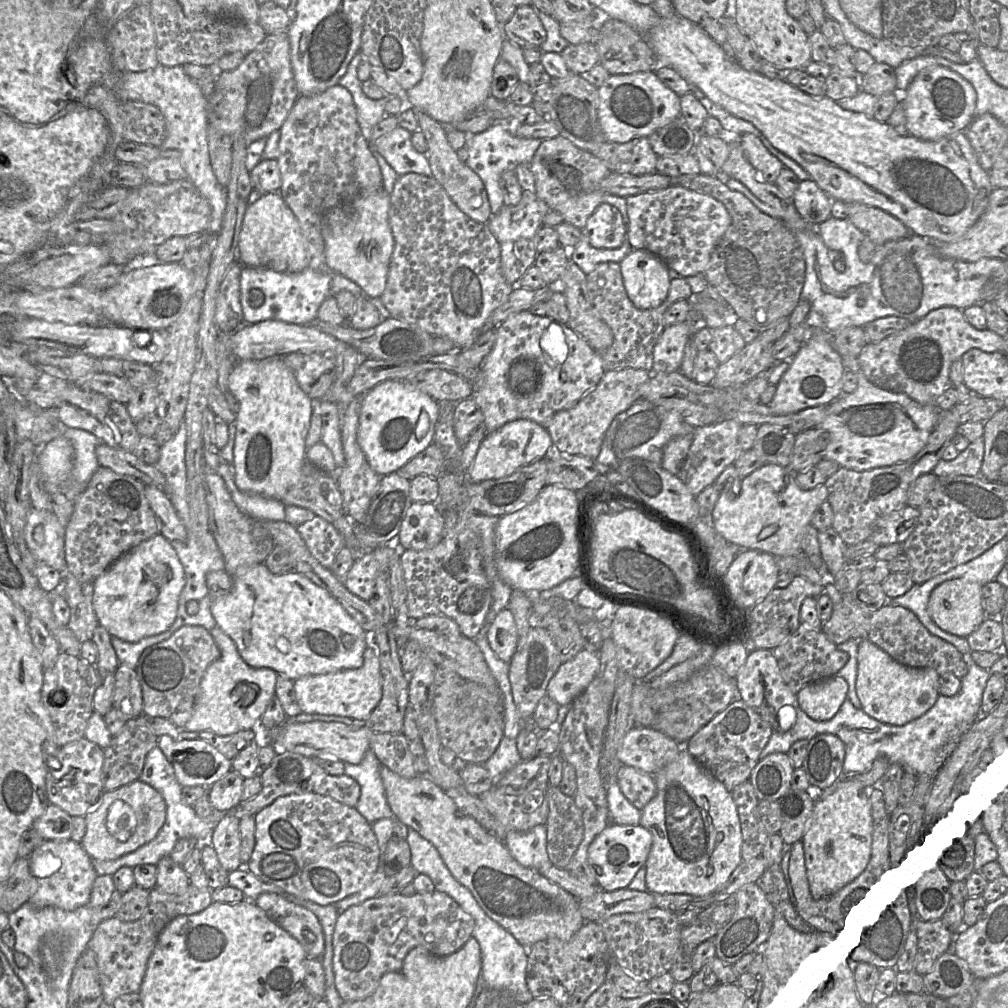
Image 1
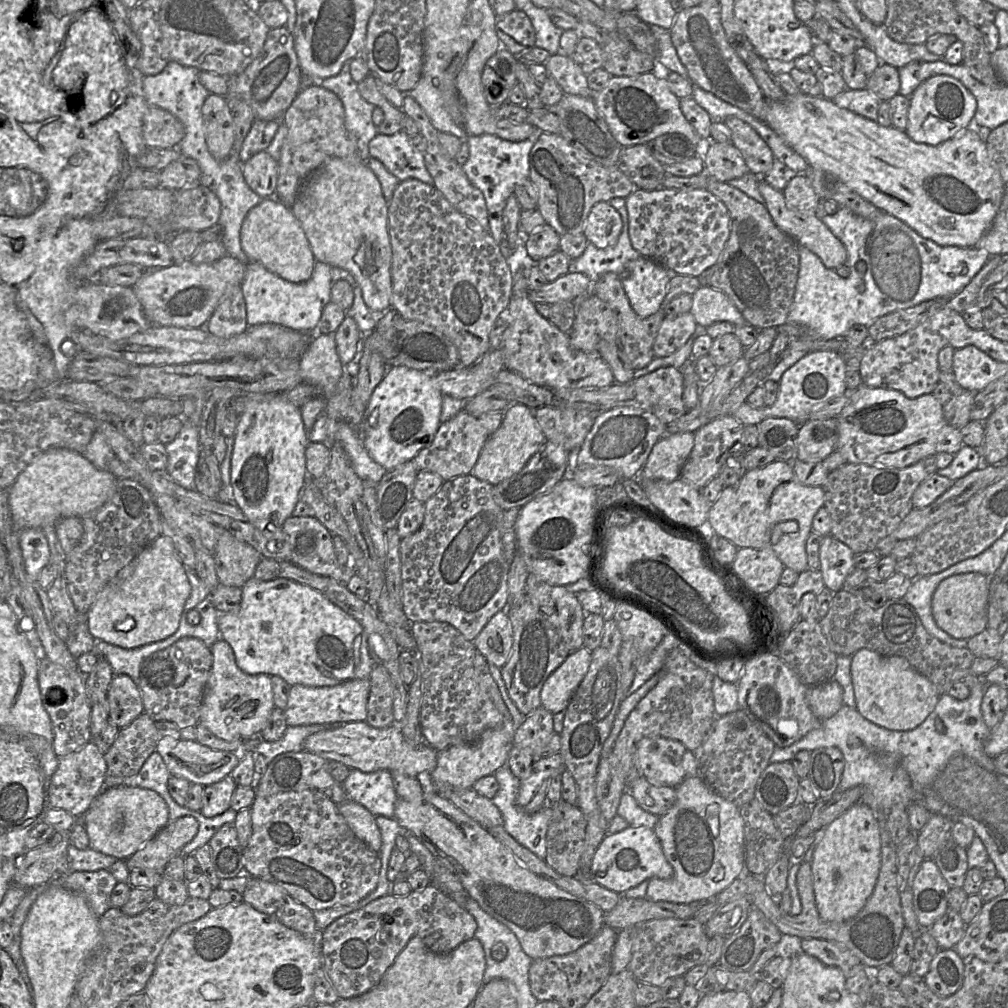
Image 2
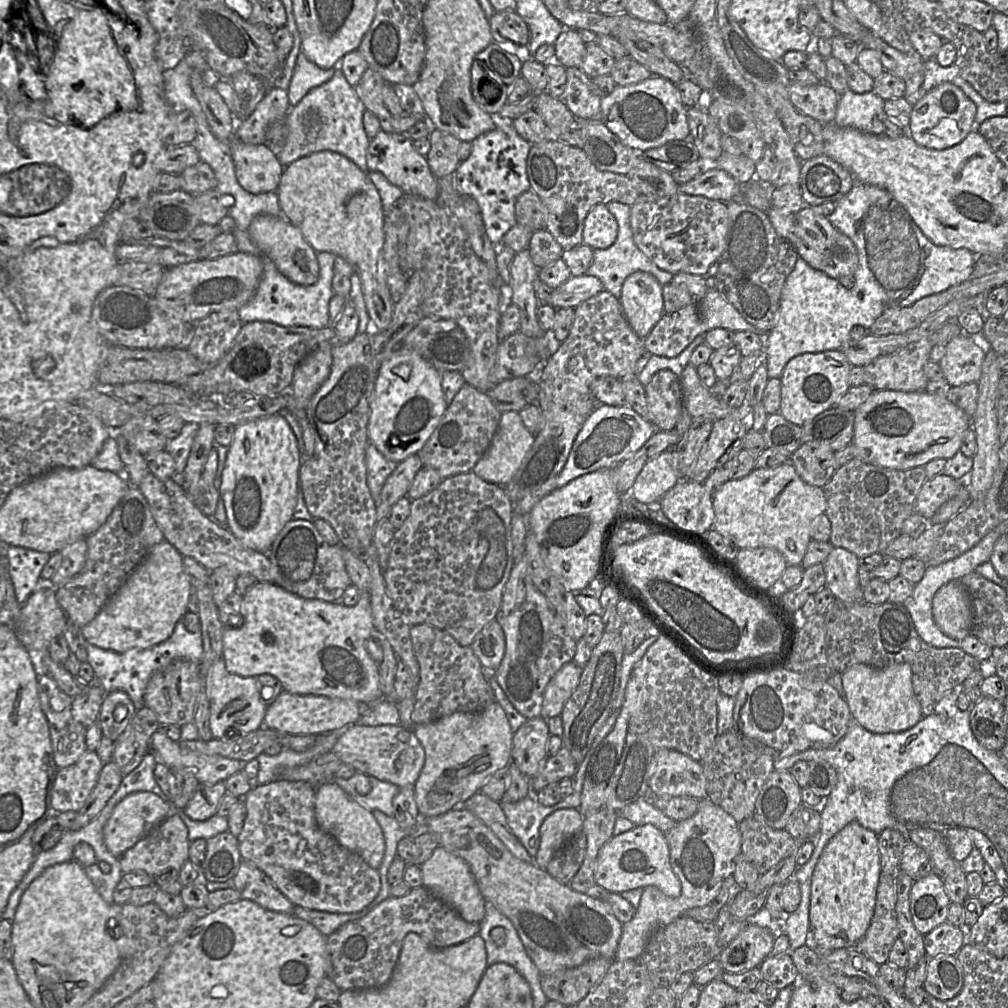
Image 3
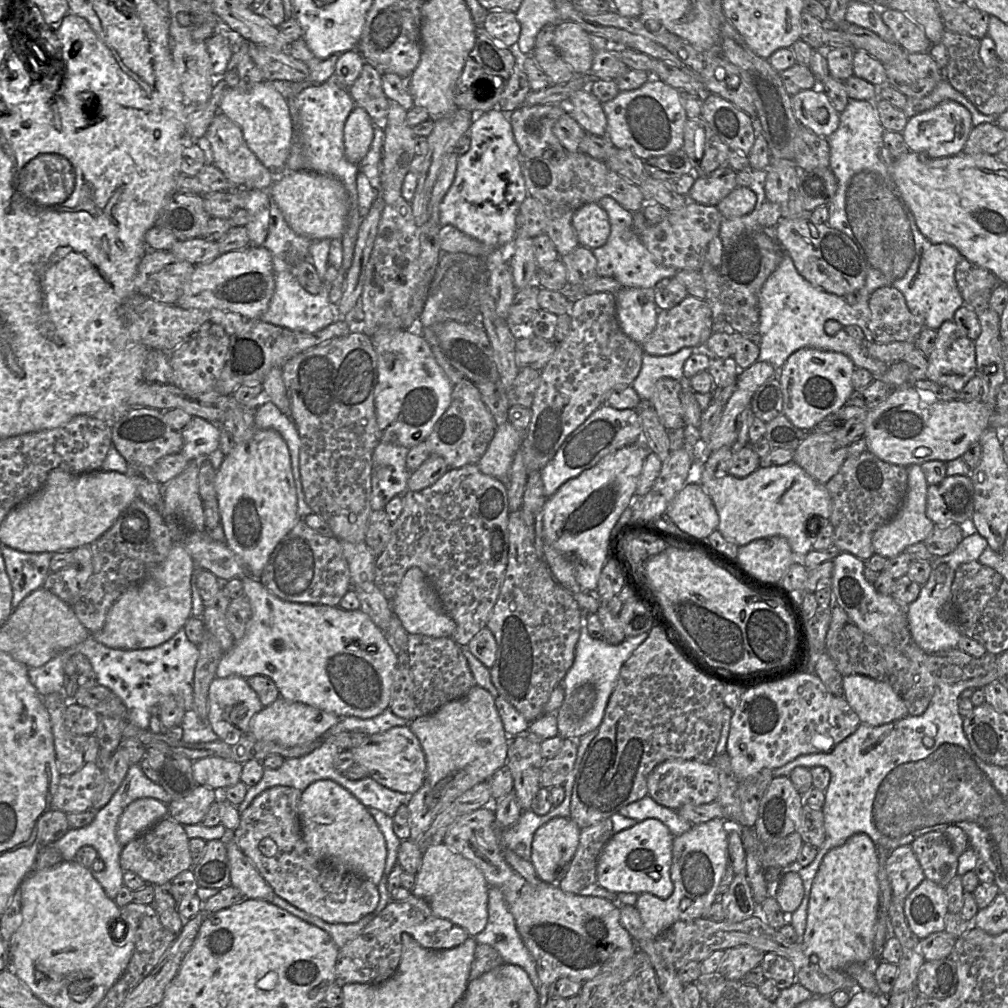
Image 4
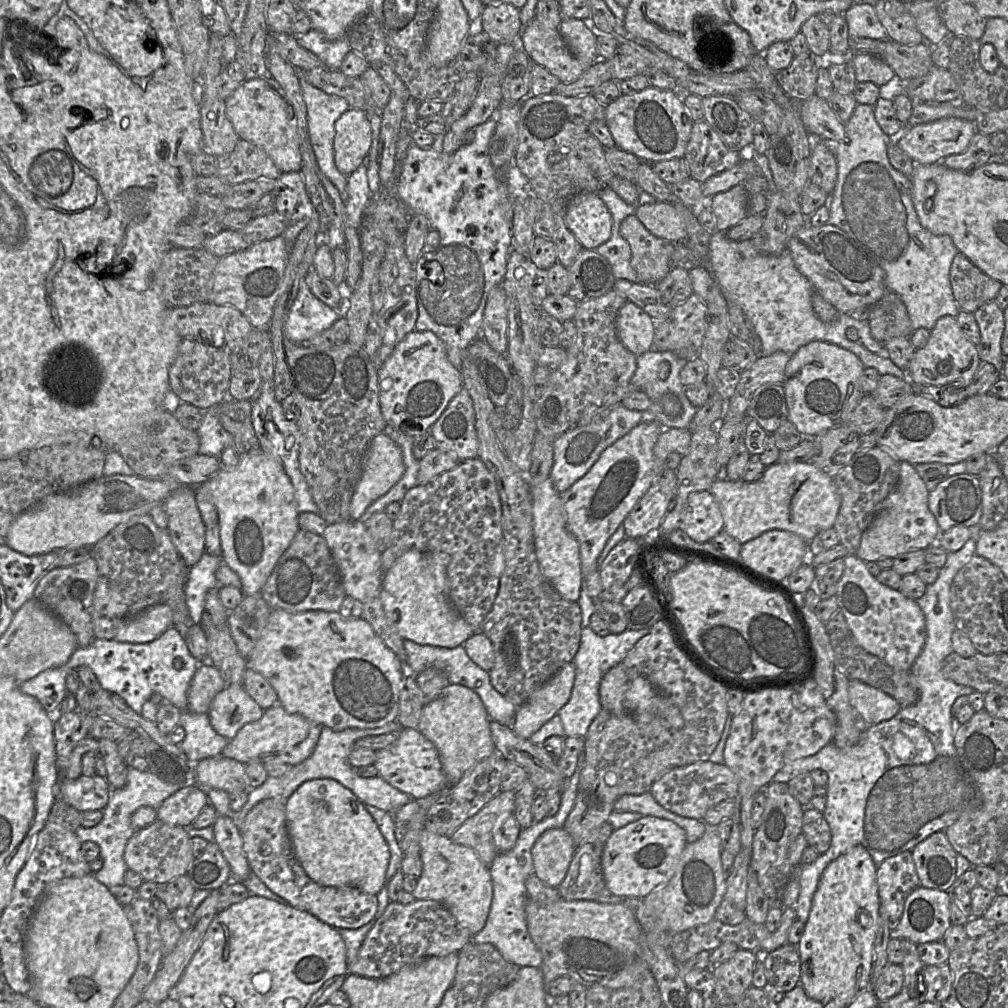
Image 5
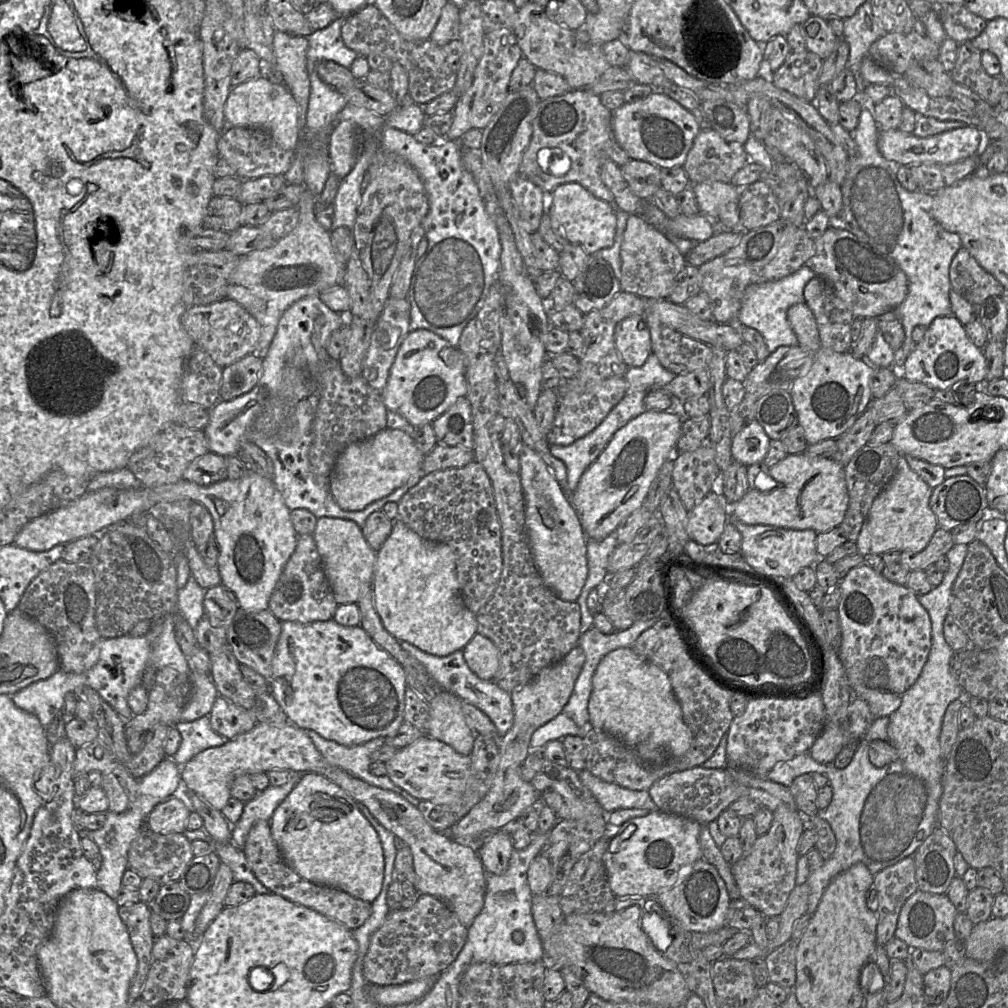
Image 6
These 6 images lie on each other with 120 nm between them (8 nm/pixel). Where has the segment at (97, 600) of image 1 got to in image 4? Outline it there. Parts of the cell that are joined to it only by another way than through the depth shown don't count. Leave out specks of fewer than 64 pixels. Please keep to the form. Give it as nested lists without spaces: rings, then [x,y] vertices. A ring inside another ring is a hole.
[[[179,543],[139,583],[129,587],[109,609],[101,630],[90,634],[110,648],[142,649],[162,644],[182,629],[192,614],[191,578],[196,566]]]

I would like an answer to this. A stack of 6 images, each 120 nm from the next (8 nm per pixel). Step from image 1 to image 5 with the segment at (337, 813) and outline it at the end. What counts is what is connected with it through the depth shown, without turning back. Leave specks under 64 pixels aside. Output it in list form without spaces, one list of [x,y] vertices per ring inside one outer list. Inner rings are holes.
[[[269,798],[257,803],[239,825],[243,850],[251,872],[289,905],[309,912],[335,929],[358,929],[378,910],[378,896],[357,888],[322,886],[314,882],[297,861],[287,828],[286,802]]]

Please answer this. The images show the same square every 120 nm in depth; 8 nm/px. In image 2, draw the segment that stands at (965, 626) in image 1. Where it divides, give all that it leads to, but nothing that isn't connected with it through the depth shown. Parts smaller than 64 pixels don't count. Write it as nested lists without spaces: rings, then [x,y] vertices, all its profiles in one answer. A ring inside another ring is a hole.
[[[976,572],[952,575],[938,585],[932,597],[933,618],[944,632],[968,640],[987,628],[989,578]]]

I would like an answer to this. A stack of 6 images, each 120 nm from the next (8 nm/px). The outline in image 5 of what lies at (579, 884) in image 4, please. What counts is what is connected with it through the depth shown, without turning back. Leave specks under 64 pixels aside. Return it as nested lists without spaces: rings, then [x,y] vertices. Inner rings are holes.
[[[607,821],[595,829],[577,848],[572,861],[570,862],[566,876],[557,888],[562,899],[567,901],[588,900],[605,904],[618,904],[622,903],[623,898],[628,898],[620,897],[610,892],[603,876],[601,865],[602,852],[613,831],[614,828],[610,822]]]

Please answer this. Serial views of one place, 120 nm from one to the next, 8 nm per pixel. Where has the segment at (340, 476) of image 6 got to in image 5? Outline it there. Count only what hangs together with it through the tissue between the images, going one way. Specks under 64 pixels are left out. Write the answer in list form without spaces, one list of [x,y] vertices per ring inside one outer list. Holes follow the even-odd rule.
[[[383,432],[377,434],[369,444],[362,474],[351,499],[351,518],[359,519],[373,501],[399,481],[404,471],[399,446]]]

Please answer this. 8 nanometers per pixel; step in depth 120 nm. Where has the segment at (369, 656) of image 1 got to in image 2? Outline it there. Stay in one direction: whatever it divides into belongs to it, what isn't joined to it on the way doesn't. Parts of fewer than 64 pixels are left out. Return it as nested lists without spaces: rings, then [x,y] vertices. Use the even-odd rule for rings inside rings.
[[[369,678],[348,680],[335,686],[310,687],[295,684],[289,690],[287,706],[283,710],[286,724],[308,726],[366,721],[369,692]]]

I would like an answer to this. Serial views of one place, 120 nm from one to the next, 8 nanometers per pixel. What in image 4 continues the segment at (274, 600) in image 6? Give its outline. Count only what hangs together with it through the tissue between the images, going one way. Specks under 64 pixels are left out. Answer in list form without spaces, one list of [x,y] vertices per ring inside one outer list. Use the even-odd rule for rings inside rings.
[[[300,518],[288,534],[277,544],[259,578],[268,591],[278,598],[297,603],[339,606],[340,600],[351,588],[350,571],[340,541],[335,536],[322,536]]]

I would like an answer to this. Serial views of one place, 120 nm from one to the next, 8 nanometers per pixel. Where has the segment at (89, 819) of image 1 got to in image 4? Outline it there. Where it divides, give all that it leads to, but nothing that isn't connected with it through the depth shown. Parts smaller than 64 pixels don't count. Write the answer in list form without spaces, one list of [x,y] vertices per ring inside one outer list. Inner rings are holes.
[[[140,798],[130,803],[119,818],[116,837],[124,847],[168,816],[168,805],[155,798]]]

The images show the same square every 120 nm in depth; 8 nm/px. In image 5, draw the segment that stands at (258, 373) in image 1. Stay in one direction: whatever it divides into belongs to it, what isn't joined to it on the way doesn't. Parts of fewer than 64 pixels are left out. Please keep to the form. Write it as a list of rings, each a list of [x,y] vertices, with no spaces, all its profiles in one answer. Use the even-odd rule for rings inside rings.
[[[260,447],[242,453],[235,468],[222,468],[200,485],[211,490],[217,510],[223,563],[239,576],[244,595],[260,595],[274,566],[299,530],[299,512],[290,478],[278,457]]]

